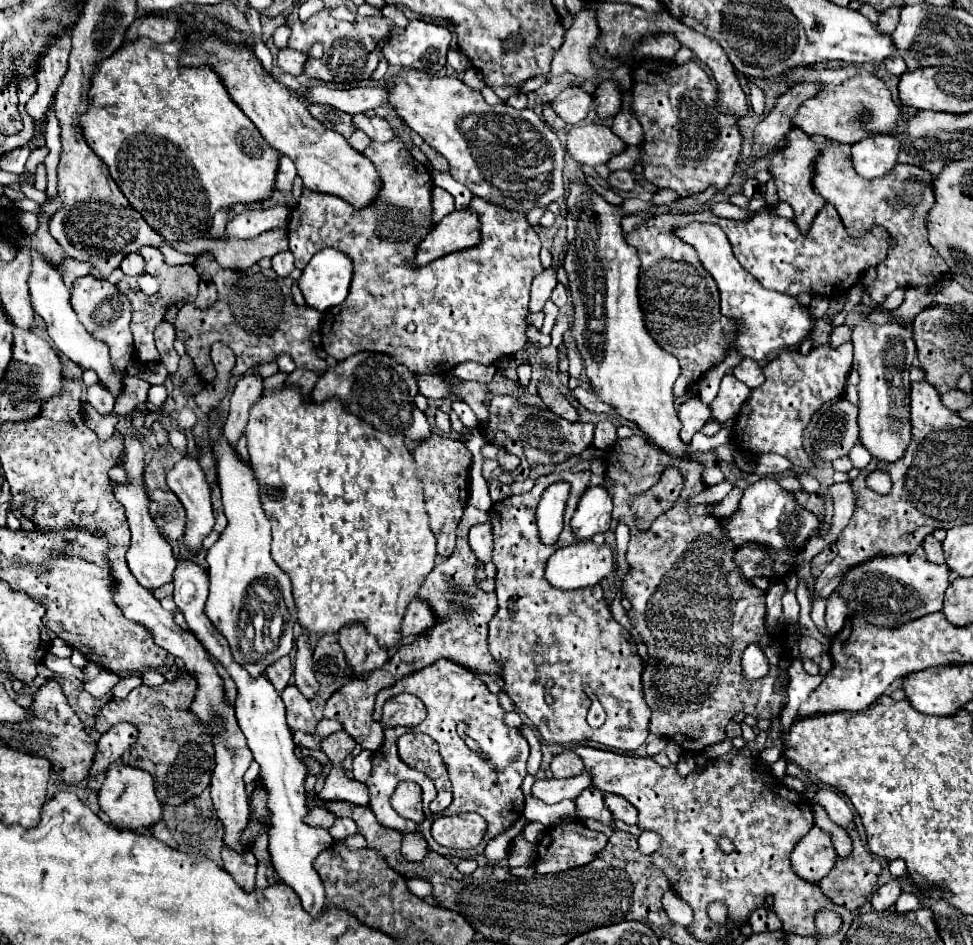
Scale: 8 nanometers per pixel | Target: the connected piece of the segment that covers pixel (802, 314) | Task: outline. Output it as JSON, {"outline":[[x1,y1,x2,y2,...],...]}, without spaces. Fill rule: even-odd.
{"outline":[[692,223,686,227,678,227,676,235,682,241,688,241,698,251,698,257,702,265,710,271,710,275,716,279,720,289,720,309,722,315,732,317,738,321,738,341,736,349,744,357,752,357,756,361,766,359,766,355,800,345,816,325,816,317,810,313,810,307,804,307,798,303,796,297,790,297,780,291,770,291,756,281,734,257,732,247,728,243,726,233,718,225,708,223]]}

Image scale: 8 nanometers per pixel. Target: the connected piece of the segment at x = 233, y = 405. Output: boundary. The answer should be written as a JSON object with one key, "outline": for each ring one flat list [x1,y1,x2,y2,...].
{"outline":[[246,373,238,379,232,397,230,397,230,413,224,425,224,435,232,445,236,445,238,437,244,433,248,423,248,409,262,395,262,377,258,373]]}

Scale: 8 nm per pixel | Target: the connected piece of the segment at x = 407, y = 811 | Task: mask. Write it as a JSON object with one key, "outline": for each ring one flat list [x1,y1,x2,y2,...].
{"outline":[[402,781,398,783,394,795,392,795,392,809,398,815,406,815,406,819,414,819,421,823,425,819,422,809,422,789,418,783]]}

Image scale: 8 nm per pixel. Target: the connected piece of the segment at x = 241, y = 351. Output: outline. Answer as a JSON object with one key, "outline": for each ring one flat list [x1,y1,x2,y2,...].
{"outline":[[202,253,196,259,196,271,202,279,214,279,218,299,208,309,200,309,194,303,184,305,178,311,174,327,190,333,190,339,184,343,186,353,194,359,196,371,204,381,212,381,214,377,210,345,216,341,226,343,234,351,234,375,242,375,254,365,274,361,280,353,292,355,296,367,308,367,320,375,326,371,328,365,318,357,310,339,310,335,320,329,322,313,308,305,294,303,290,295,290,287,294,283,292,277,280,277,272,269,260,269,260,265,252,265,246,271,224,269,216,263,216,259,210,253]]}

